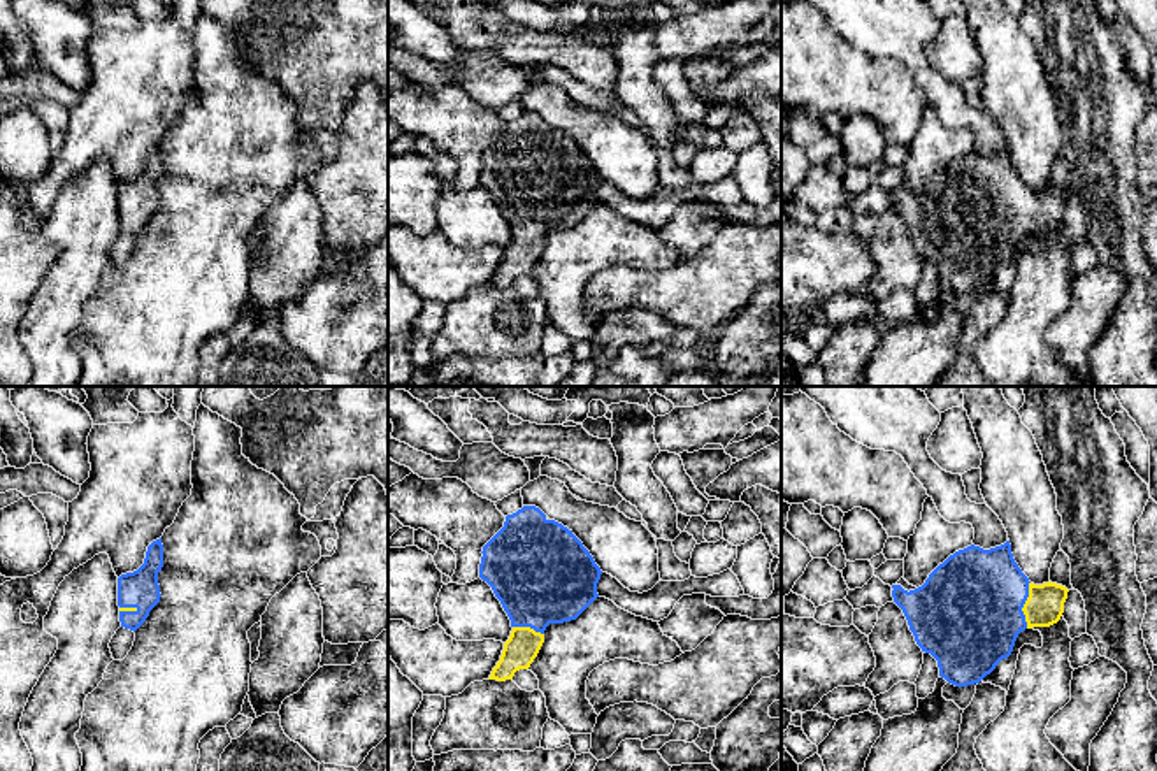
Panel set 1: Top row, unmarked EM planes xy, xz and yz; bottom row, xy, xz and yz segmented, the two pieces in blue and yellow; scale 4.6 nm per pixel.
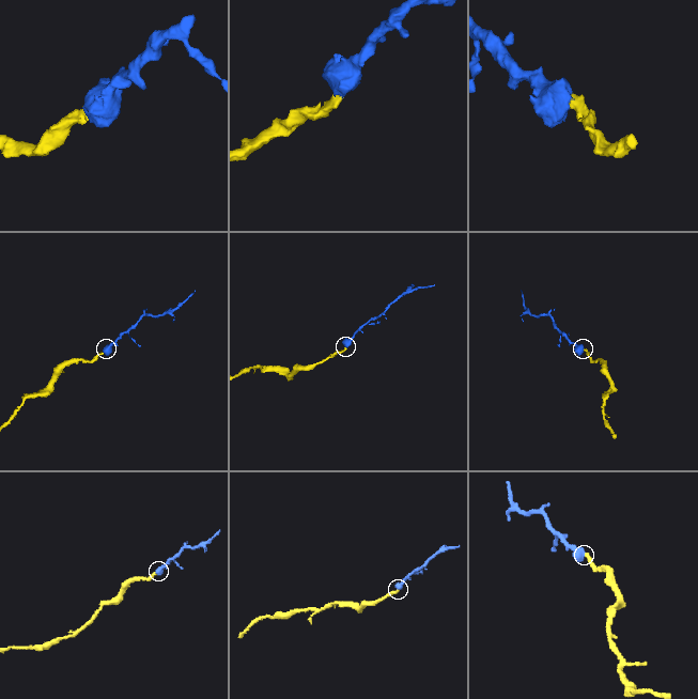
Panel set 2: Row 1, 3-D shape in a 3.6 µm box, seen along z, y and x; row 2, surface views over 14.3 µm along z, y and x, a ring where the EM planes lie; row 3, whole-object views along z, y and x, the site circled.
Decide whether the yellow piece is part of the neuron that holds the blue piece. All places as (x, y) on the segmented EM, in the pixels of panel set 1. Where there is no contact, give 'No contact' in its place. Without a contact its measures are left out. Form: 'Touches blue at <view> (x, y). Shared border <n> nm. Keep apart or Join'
Touches blue at yz (1024, 603). Shared border 220 nm. Join

